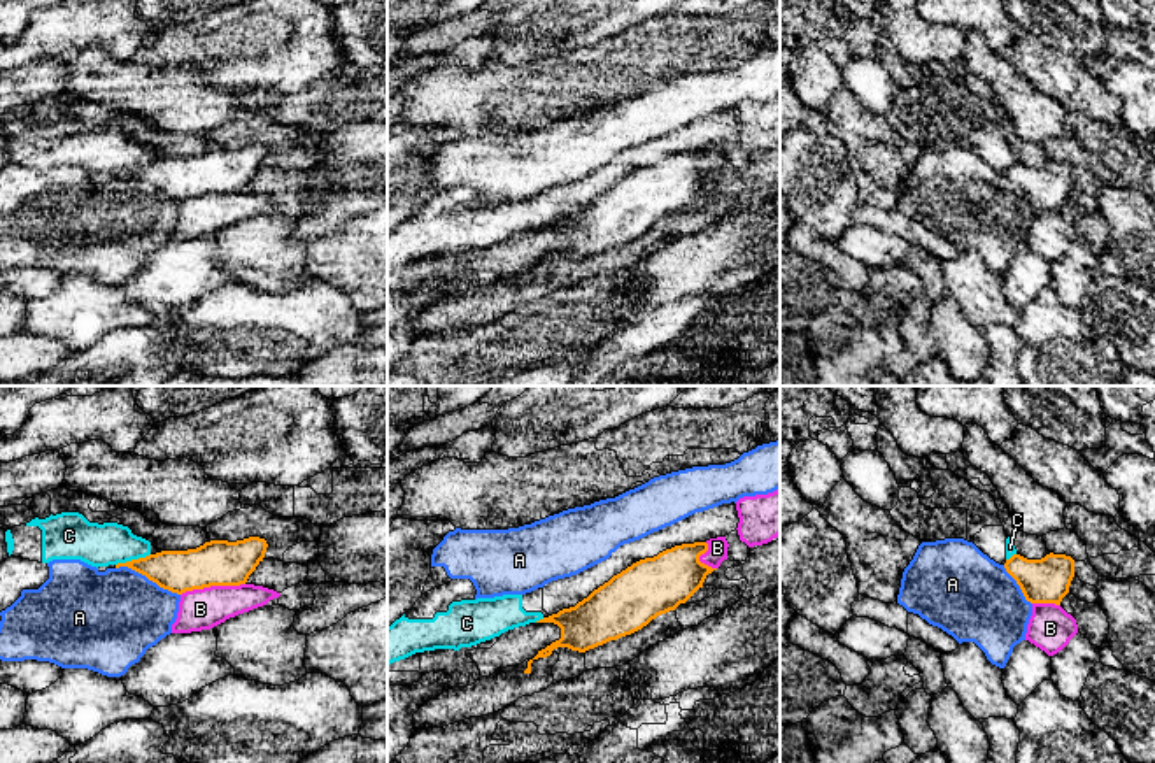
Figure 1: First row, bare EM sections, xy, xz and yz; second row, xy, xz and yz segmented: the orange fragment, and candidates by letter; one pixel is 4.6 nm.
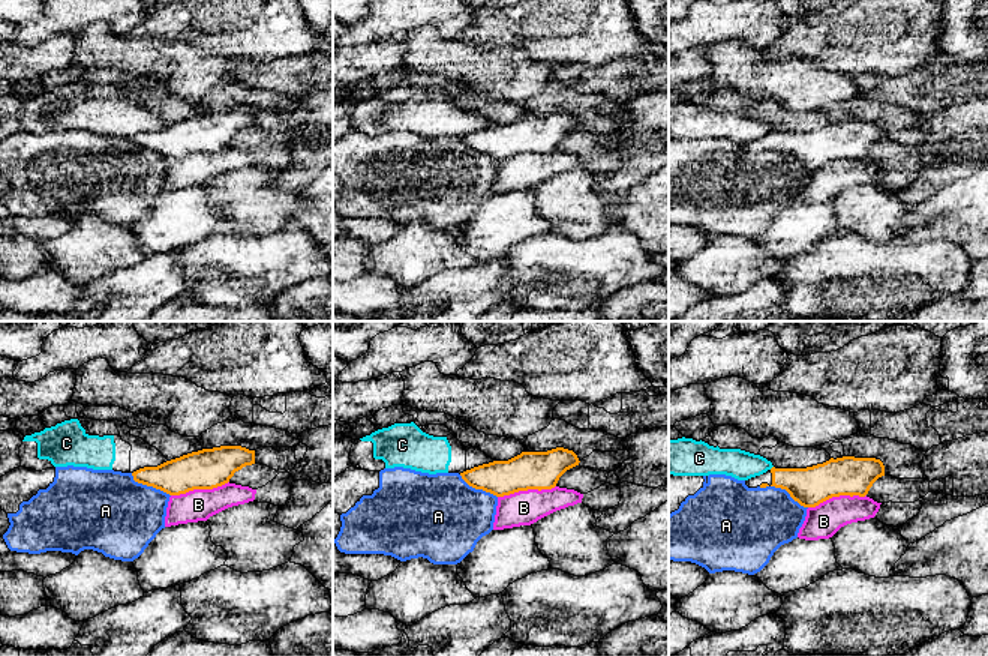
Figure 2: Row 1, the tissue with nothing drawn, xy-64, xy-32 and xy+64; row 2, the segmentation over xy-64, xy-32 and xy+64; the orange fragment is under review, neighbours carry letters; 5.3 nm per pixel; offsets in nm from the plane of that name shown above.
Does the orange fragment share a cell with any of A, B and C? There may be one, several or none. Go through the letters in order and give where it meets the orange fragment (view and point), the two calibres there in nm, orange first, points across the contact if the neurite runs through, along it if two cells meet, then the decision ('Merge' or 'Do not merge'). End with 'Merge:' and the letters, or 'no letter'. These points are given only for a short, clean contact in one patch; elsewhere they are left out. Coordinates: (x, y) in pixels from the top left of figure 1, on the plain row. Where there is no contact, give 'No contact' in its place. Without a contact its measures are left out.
A: Touches orange at xy (148, 185). Thickness 190 nm (orange) against 440 nm. Do not merge
B: Touches orange at xy (212, 192). Thickness 200 nm (orange) against 190 nm. Do not merge
C: Touches orange at xy (132, 167). Thickness 190 nm (orange) against 190 nm. Boundary: xy (149, 160), (116, 172). Do not merge
Merge: no letter

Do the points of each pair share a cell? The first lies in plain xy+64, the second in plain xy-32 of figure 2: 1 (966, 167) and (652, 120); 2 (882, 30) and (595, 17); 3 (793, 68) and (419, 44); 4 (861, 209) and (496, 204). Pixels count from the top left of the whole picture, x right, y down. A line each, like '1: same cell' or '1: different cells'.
1: same cell
2: same cell
3: same cell
4: different cells

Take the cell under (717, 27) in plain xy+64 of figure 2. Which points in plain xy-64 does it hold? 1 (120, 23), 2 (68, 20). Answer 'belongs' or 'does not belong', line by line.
1: belongs
2: belongs

